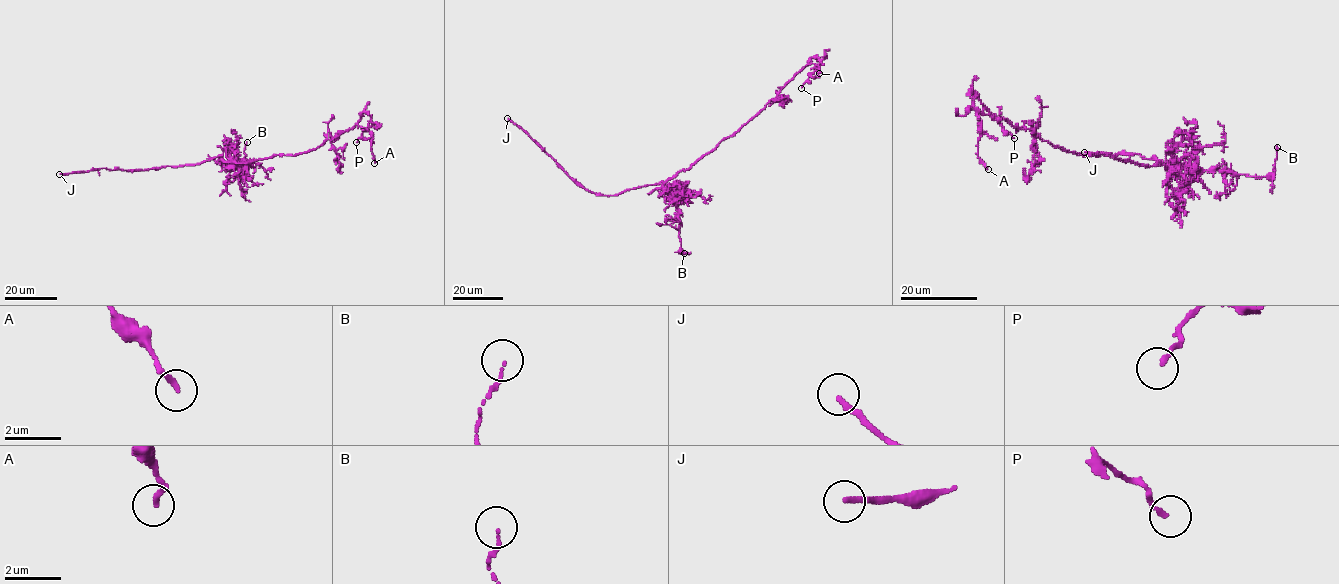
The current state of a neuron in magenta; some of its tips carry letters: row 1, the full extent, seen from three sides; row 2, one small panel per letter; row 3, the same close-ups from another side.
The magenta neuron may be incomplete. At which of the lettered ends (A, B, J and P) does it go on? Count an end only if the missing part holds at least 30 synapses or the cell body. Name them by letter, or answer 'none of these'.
J

